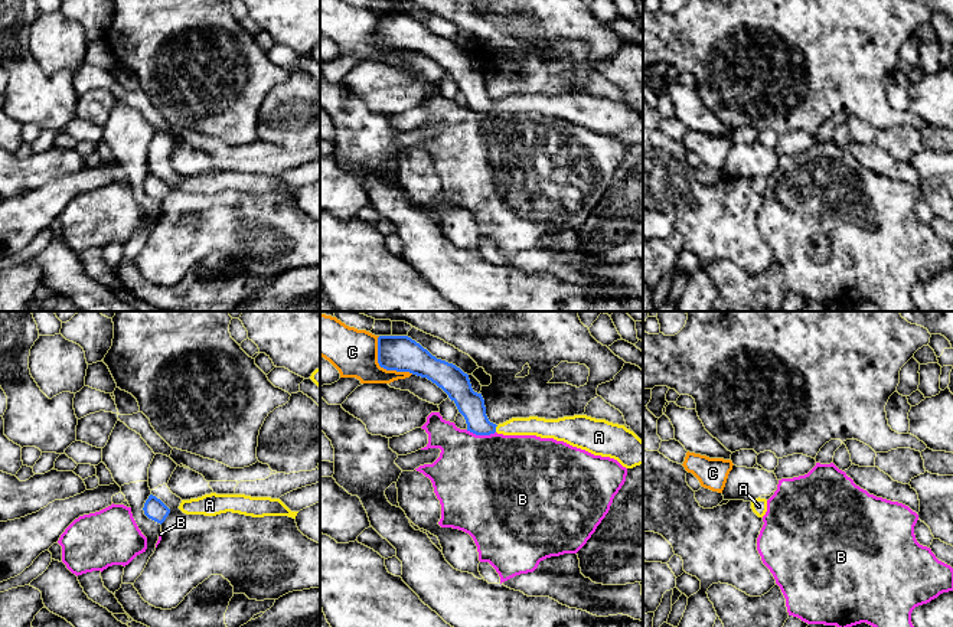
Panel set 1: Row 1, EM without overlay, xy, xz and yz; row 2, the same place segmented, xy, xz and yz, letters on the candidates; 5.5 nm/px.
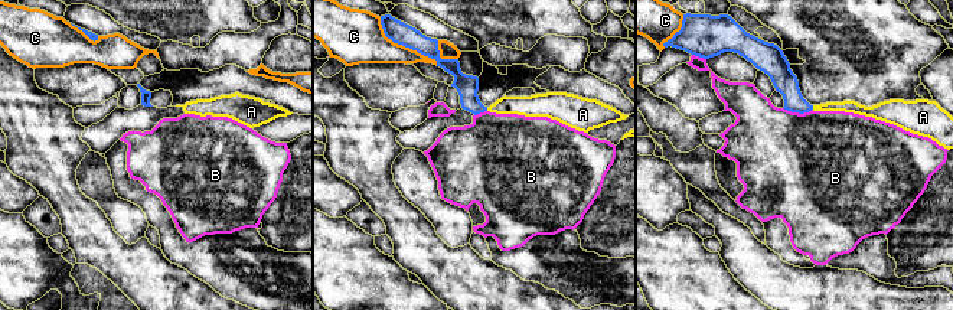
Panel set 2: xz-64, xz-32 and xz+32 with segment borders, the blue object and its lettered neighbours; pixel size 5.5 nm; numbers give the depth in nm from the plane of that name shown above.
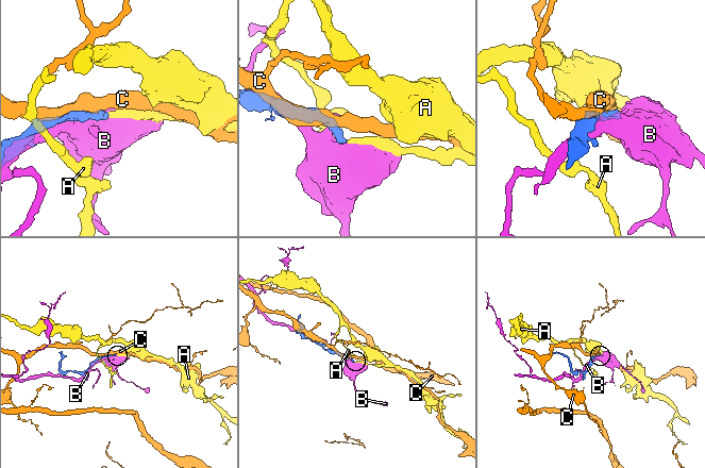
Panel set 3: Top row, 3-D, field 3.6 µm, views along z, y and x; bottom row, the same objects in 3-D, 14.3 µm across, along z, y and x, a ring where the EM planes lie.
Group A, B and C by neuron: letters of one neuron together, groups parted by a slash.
A / B / C

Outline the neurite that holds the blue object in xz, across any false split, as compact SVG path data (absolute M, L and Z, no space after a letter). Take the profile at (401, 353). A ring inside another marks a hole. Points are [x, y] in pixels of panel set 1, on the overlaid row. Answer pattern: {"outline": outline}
{"outline": "M379 336L378 363L386 370L409 372L427 378L441 388L464 417L467 431L476 435L536 435L554 438L594 455L617 460L623 467L643 464L643 441L624 425L587 415L545 419L512 418L493 424L486 415L482 393L473 391L469 375L446 360L437 359L408 336Z"}

